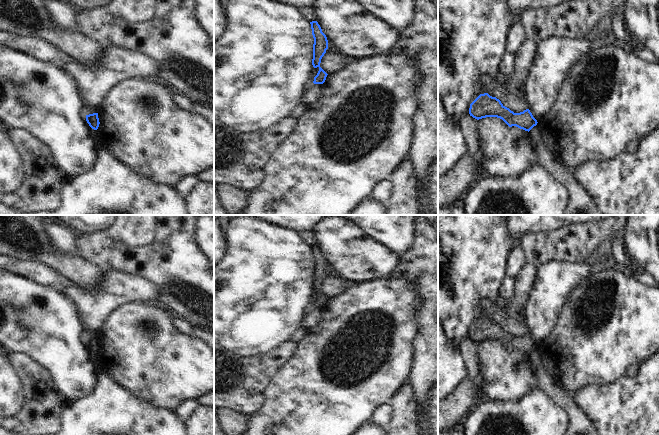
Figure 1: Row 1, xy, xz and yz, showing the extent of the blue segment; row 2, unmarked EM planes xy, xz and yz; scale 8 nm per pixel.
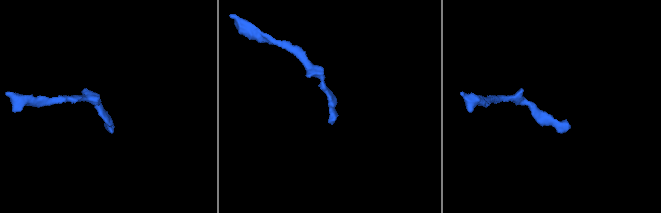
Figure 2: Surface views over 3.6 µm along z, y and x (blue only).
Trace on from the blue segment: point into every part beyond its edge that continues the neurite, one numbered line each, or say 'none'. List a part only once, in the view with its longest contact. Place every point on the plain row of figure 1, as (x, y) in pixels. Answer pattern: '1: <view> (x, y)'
none.

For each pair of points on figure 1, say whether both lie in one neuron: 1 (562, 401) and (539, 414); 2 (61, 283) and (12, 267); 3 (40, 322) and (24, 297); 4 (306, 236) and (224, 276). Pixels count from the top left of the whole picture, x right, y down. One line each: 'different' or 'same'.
1: different
2: same
3: same
4: different

